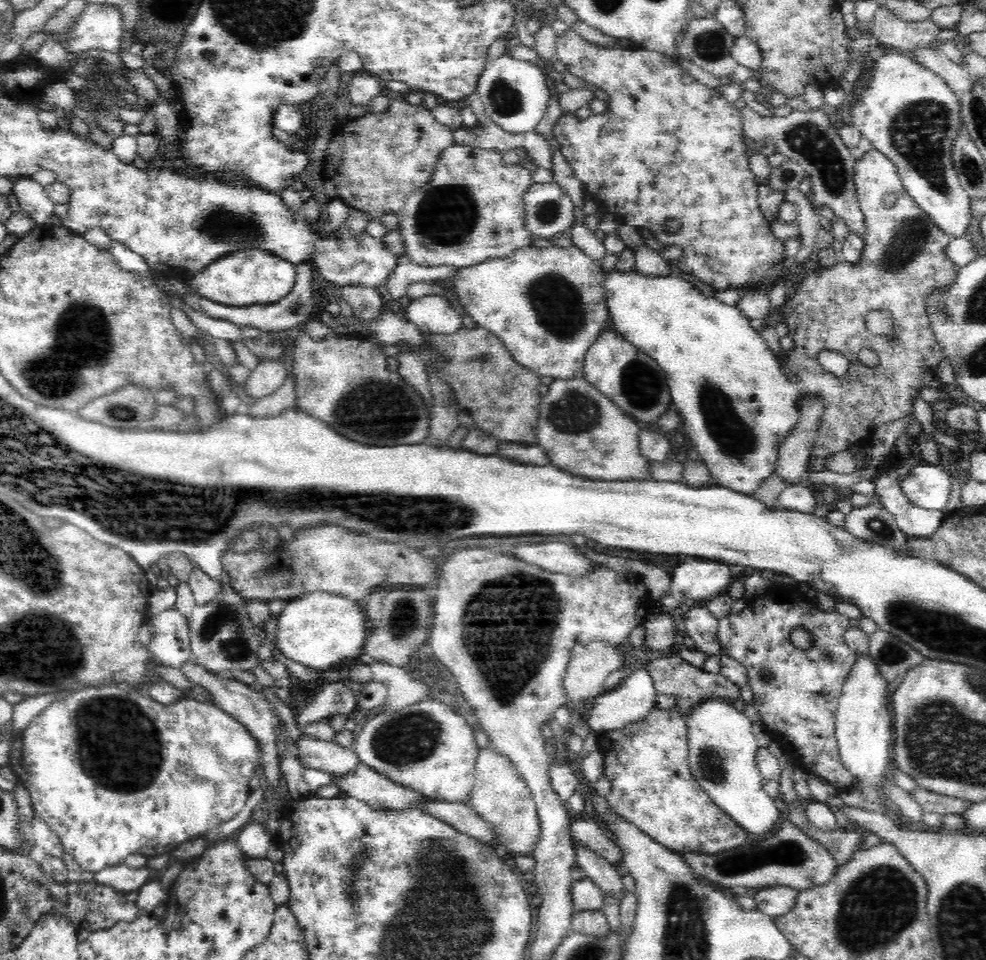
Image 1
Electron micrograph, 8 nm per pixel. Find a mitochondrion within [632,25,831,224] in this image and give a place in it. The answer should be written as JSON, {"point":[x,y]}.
{"point":[711,45]}

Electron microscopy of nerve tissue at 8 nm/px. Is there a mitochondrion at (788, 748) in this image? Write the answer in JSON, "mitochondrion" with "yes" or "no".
{"mitochondrion":"no"}

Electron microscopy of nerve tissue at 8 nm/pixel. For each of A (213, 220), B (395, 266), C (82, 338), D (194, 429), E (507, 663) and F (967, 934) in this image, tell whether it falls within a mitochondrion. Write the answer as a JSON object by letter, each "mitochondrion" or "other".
{"A":"mitochondrion","B":"other","C":"mitochondrion","D":"other","E":"mitochondrion","F":"mitochondrion"}

